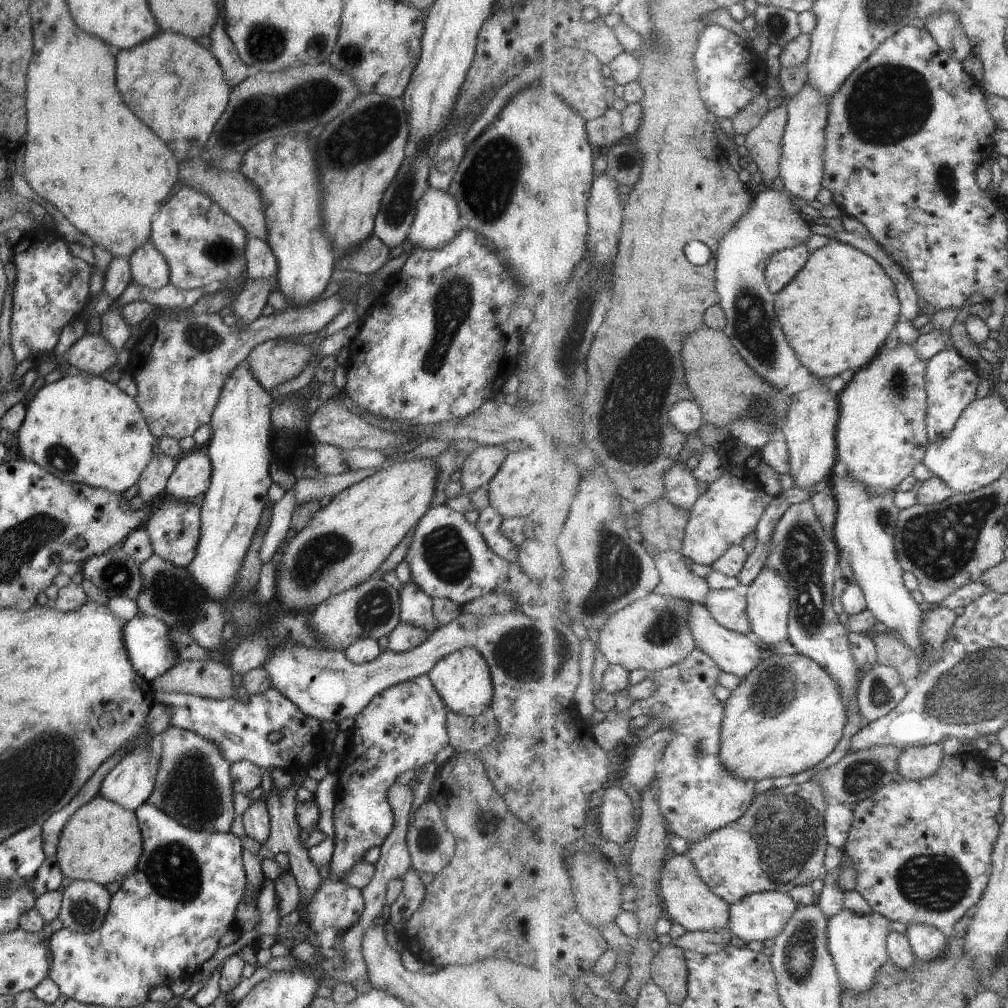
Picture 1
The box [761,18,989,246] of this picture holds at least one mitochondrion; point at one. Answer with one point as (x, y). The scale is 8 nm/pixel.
(887, 103)

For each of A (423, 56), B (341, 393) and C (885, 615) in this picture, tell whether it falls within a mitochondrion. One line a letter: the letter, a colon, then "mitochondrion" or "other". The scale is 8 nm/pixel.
A: other
B: other
C: other

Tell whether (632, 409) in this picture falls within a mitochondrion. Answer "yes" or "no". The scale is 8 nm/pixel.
yes

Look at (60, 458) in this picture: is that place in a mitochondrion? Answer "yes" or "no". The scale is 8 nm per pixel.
yes

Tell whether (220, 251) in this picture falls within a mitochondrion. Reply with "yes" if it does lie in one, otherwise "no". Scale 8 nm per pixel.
yes

